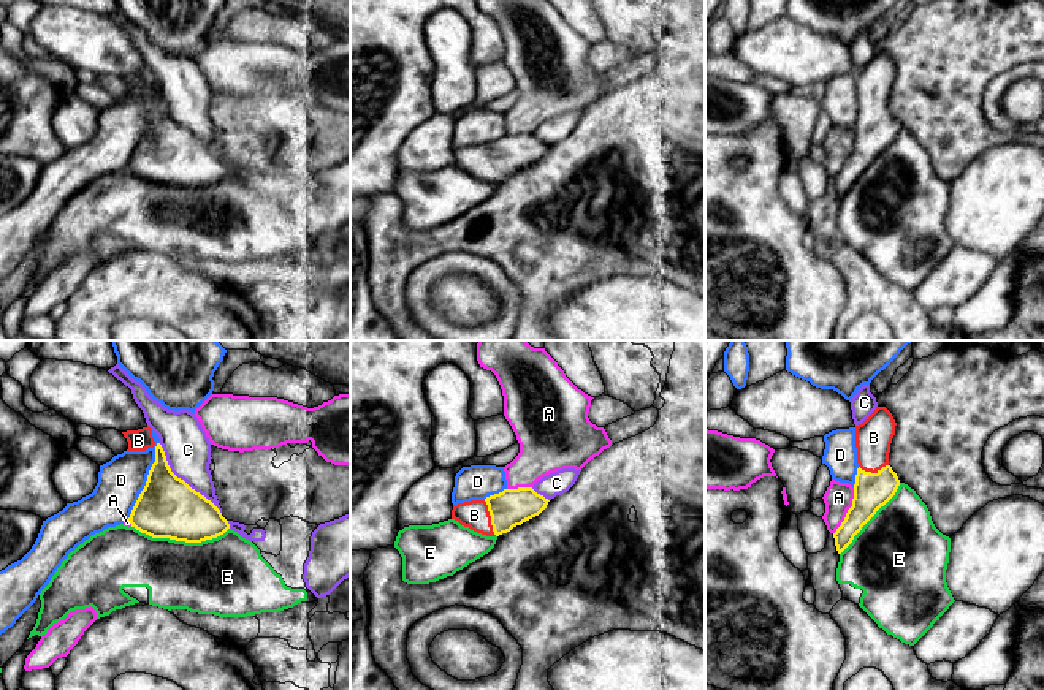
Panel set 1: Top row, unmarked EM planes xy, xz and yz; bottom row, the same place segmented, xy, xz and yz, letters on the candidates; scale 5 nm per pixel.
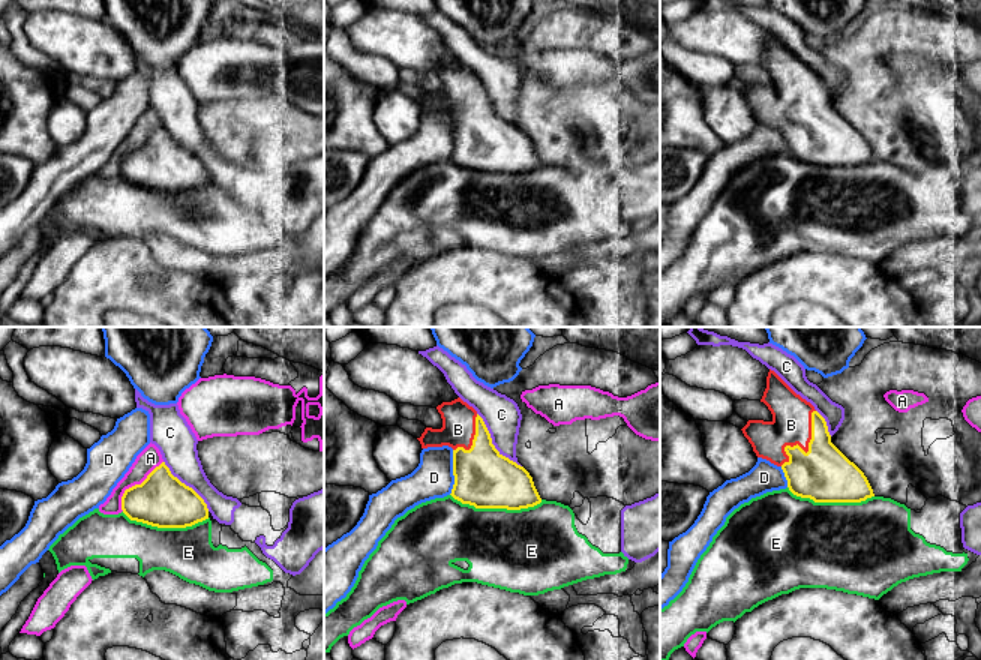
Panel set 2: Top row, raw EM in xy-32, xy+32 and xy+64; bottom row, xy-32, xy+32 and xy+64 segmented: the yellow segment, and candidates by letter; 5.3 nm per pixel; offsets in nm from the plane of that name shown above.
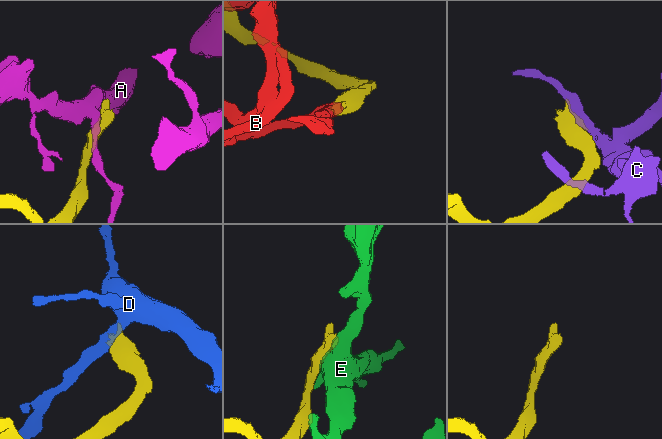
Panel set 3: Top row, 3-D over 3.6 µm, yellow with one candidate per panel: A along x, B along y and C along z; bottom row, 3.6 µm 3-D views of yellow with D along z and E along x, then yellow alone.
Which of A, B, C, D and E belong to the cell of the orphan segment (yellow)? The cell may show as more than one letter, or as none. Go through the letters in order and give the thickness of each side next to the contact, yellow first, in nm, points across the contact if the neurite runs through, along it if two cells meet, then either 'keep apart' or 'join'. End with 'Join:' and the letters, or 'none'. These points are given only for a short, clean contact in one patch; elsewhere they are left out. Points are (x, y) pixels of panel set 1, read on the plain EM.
A: 190 nm thick on the yellow side, 140 nm on the other; border along yz (854, 133), (851, 152), (834, 179); keep apart
B: 190 nm thick on the yellow side, 140 nm on the other; join
C: 300 nm thick on the yellow side, 240 nm on the other; keep apart
D: 300 nm thick on the yellow side, 240 nm on the other; keep apart
E: 300 nm thick on the yellow side, 380 nm on the other; keep apart
Join: B

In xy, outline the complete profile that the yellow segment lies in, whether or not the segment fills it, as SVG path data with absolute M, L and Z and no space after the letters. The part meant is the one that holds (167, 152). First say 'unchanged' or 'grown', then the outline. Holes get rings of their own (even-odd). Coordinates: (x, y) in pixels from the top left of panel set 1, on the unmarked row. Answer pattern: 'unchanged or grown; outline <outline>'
unchanged; outline M160 89L155 92L155 108L128 166L131 172L152 184L185 188L212 185L230 174L211 146L171 117Z

